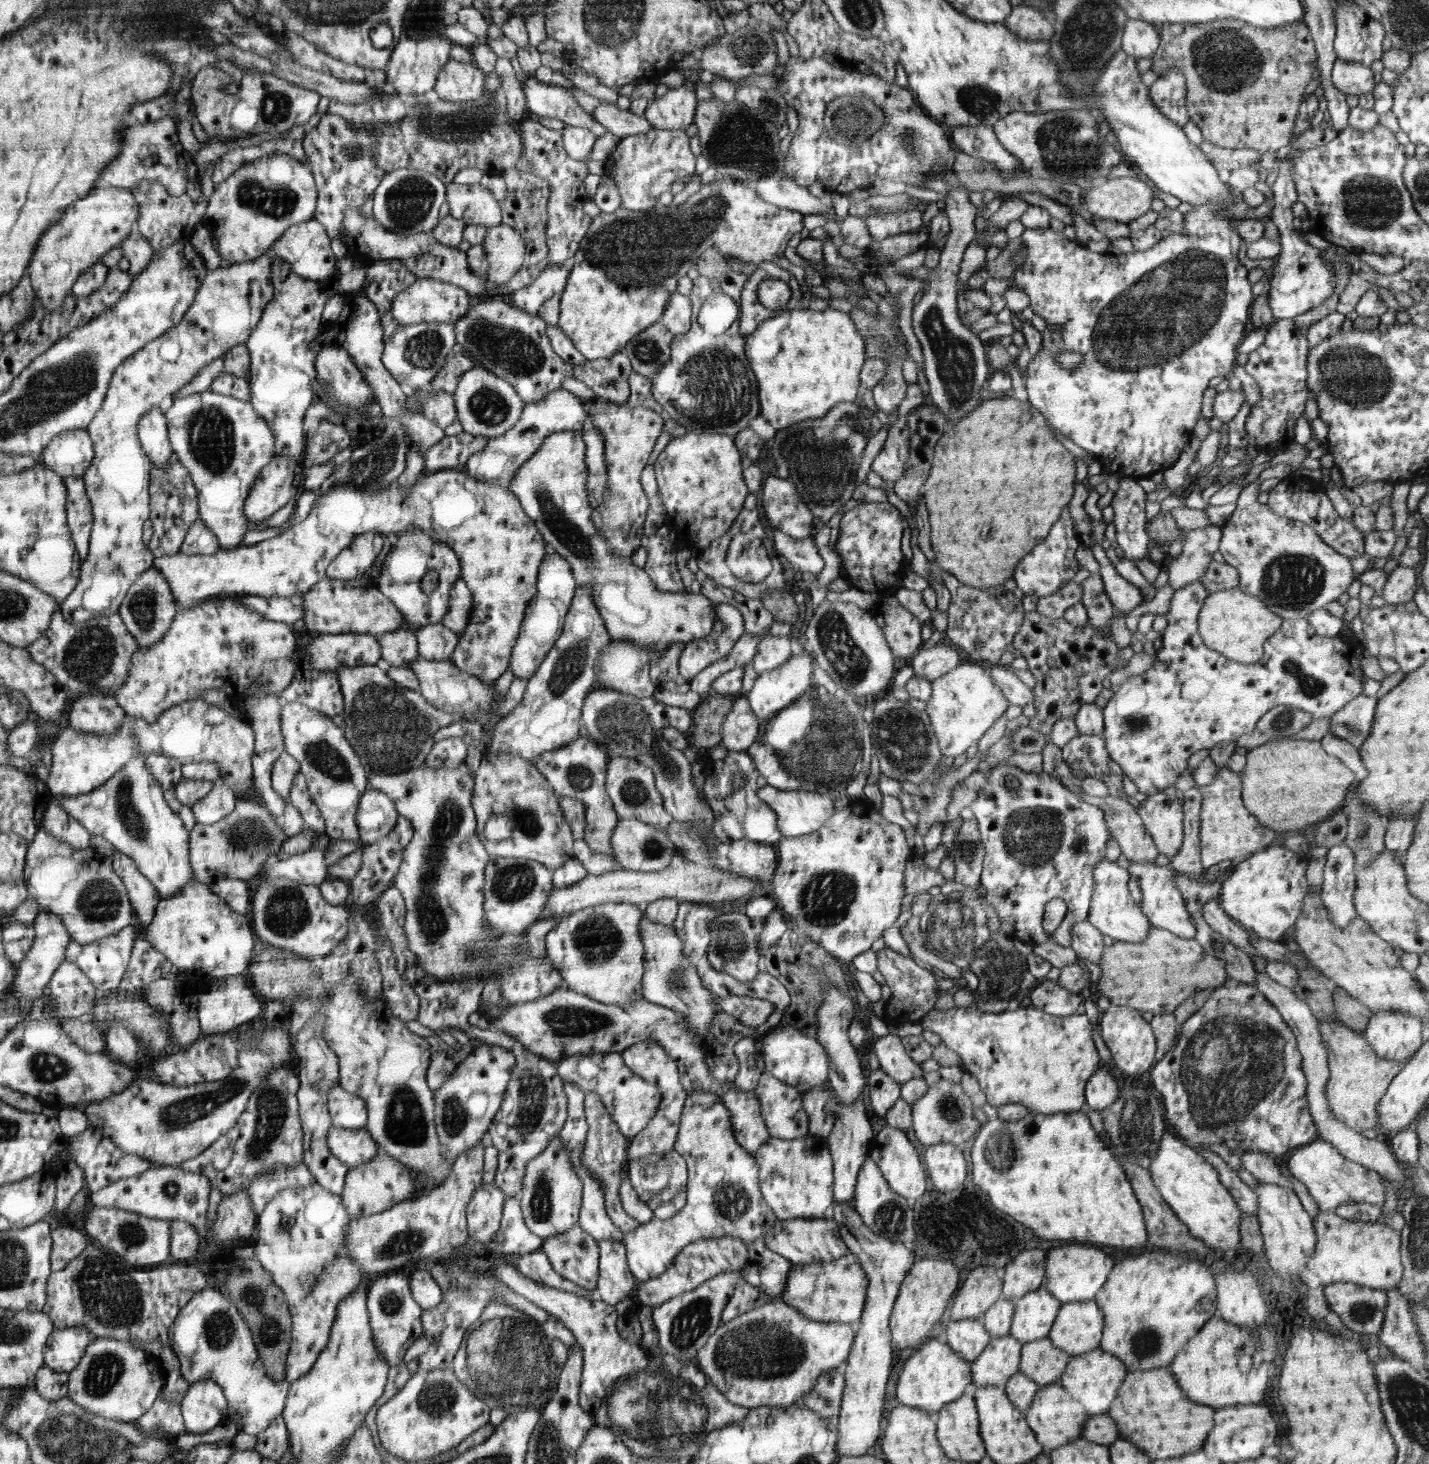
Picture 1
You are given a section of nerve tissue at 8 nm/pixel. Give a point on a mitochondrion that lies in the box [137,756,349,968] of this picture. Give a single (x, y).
(286, 913)

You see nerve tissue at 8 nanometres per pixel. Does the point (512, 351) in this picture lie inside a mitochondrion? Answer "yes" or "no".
yes

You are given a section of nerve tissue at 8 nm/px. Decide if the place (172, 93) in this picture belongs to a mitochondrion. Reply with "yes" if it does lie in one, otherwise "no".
no

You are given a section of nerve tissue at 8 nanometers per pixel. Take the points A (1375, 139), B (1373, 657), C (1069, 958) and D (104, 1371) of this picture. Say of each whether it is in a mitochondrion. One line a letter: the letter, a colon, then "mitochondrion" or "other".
A: other
B: other
C: other
D: mitochondrion

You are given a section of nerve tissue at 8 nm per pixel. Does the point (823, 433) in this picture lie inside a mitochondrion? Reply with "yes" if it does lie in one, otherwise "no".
yes

